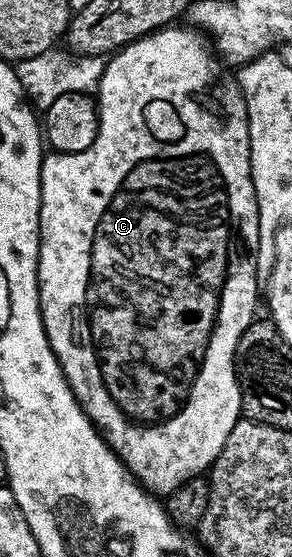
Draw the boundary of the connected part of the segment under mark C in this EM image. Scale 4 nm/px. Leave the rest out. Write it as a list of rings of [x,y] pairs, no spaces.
[[[165,26],[147,36],[141,36],[133,44],[127,44],[107,57],[104,73],[100,79],[98,89],[98,111],[100,113],[100,129],[94,138],[94,142],[86,150],[81,152],[53,152],[49,151],[40,162],[40,257],[38,258],[38,270],[36,277],[40,283],[40,313],[44,329],[48,335],[50,346],[58,358],[58,362],[64,371],[66,382],[74,394],[74,398],[82,406],[82,410],[92,419],[92,425],[100,429],[100,435],[105,442],[116,451],[116,456],[132,471],[132,477],[142,487],[160,498],[167,498],[171,492],[178,490],[182,482],[190,478],[207,473],[212,463],[222,454],[222,446],[226,446],[226,438],[230,430],[242,418],[240,406],[240,383],[236,380],[236,347],[238,338],[250,327],[256,312],[256,255],[260,245],[260,227],[258,226],[258,202],[254,194],[254,182],[252,181],[252,167],[250,166],[250,134],[248,133],[248,115],[246,114],[246,102],[240,89],[239,79],[232,76],[227,67],[222,63],[219,56],[211,47],[204,45],[205,37],[199,31],[191,27],[176,28],[180,26]]]

